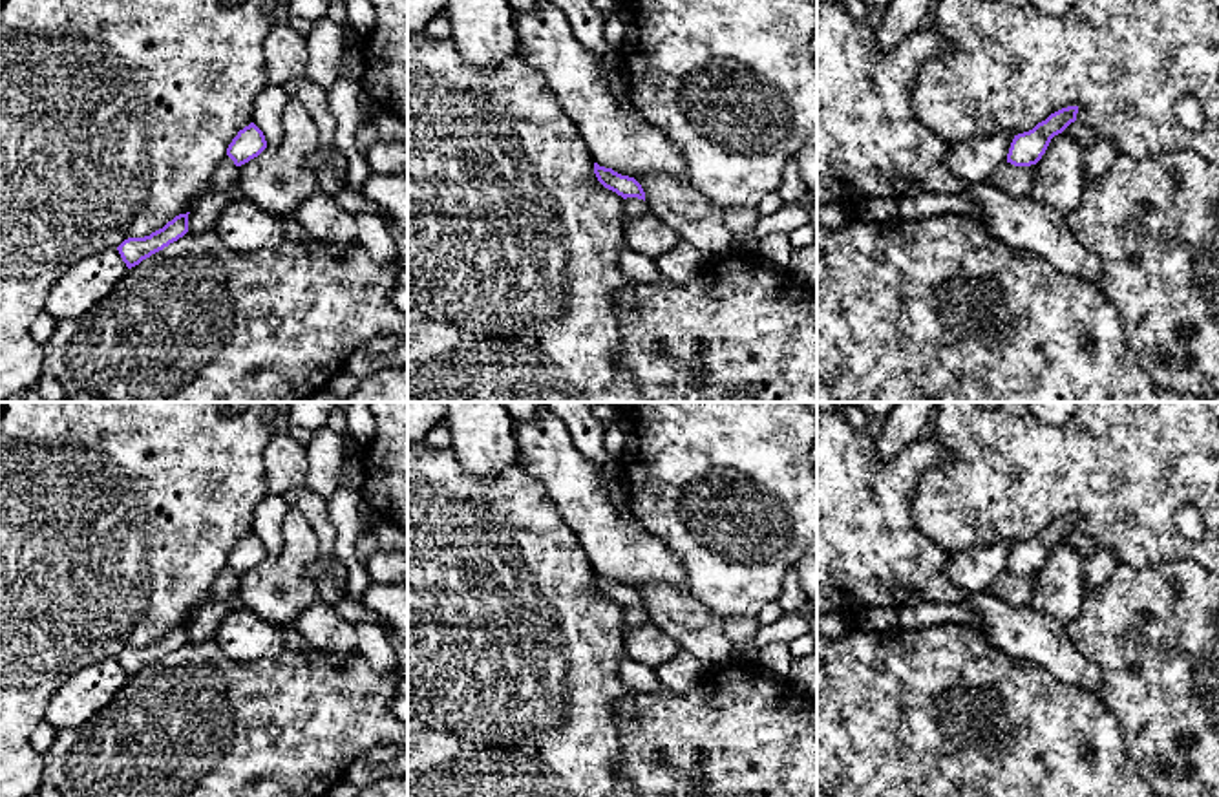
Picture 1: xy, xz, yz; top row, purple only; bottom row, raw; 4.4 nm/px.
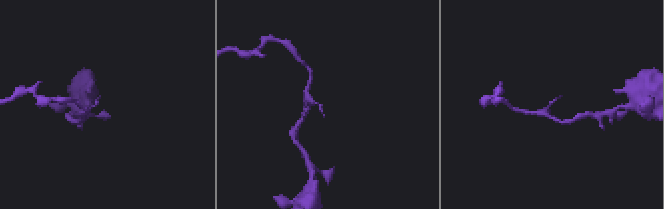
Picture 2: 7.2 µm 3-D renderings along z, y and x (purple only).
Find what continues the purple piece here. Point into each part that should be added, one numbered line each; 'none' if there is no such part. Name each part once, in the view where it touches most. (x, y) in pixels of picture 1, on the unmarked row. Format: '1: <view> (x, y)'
none

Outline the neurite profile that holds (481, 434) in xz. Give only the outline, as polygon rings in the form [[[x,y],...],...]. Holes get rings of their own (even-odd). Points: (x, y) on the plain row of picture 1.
[[[444,402],[450,448],[461,468],[497,479],[517,459],[515,420],[503,402]]]

